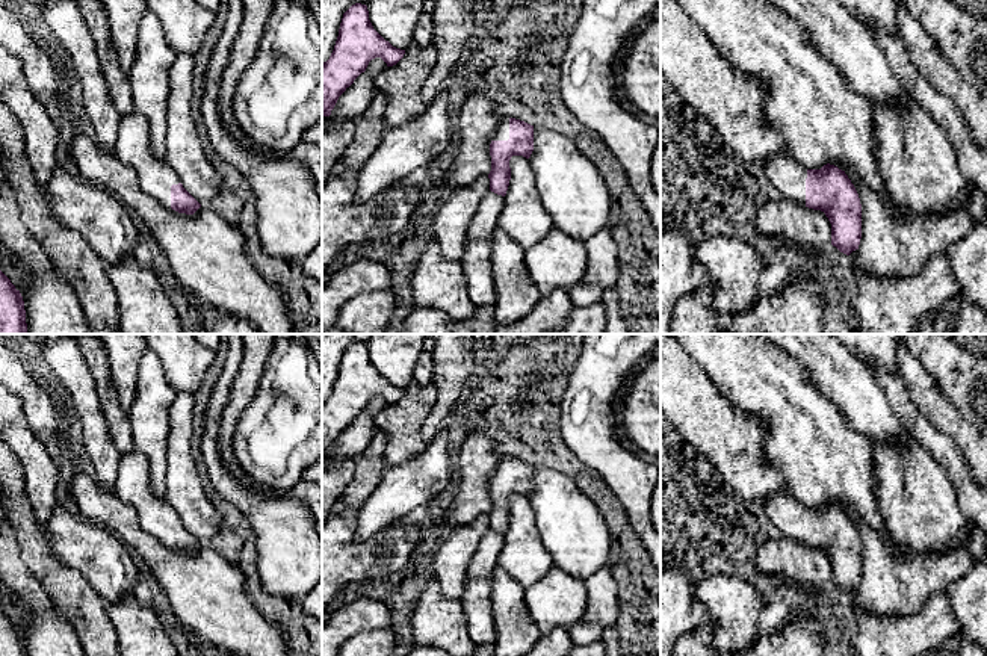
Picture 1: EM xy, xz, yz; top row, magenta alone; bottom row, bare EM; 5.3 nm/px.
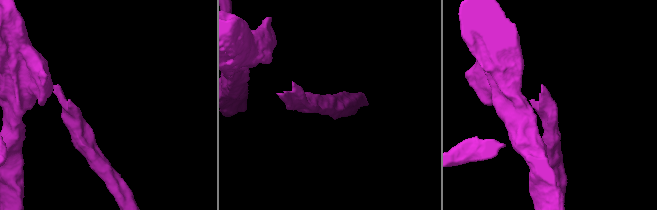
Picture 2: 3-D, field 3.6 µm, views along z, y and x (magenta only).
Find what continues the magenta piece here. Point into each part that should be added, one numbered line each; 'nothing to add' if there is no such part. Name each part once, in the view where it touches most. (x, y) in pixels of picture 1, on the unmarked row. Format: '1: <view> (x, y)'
1: xz (502, 467)

